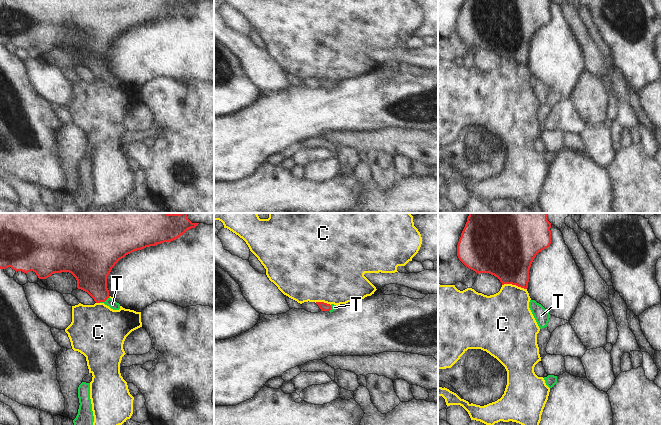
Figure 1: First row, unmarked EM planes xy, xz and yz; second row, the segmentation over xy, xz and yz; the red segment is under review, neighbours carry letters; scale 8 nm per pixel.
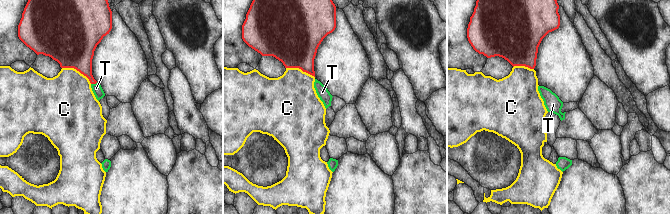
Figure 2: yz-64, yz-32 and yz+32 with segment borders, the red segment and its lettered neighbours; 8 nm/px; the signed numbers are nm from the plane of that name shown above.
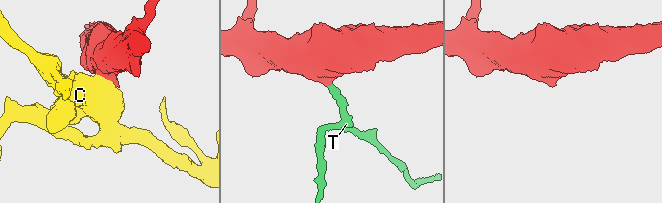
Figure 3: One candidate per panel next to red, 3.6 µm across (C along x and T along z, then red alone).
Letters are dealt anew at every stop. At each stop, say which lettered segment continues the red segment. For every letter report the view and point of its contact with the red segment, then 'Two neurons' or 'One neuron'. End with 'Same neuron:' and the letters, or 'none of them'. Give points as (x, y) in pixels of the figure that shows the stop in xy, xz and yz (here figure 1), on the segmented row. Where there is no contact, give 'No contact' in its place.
C: Touches red at yz (514, 284). Two neurons
T: Touches red at xy (104, 301). One neuron
Same neuron: T

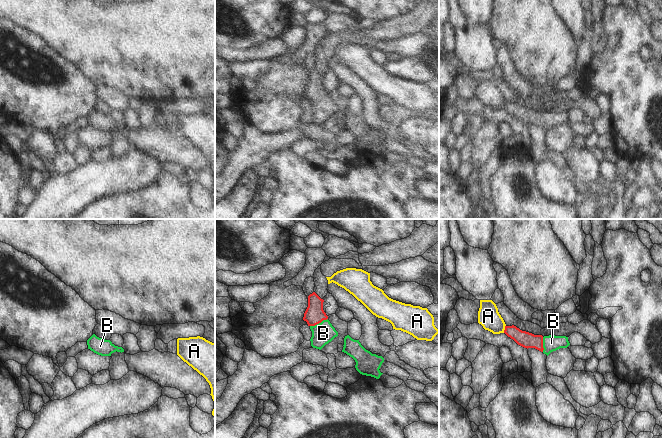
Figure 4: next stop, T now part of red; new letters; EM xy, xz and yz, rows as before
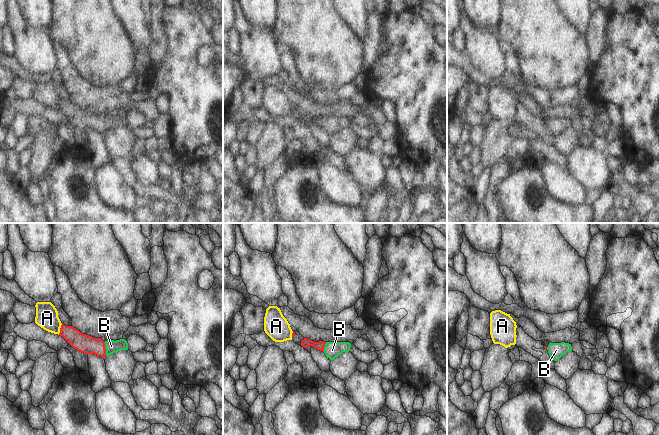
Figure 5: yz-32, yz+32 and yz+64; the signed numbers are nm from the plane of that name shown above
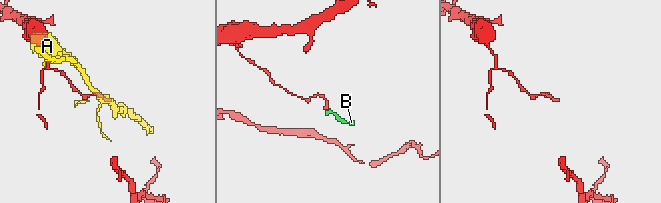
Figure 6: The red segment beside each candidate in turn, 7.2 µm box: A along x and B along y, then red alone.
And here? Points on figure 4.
A: Touches red at yz (505, 329). Two neurons
B: Touches red at xz (318, 323). One neuron
Same neuron: B

